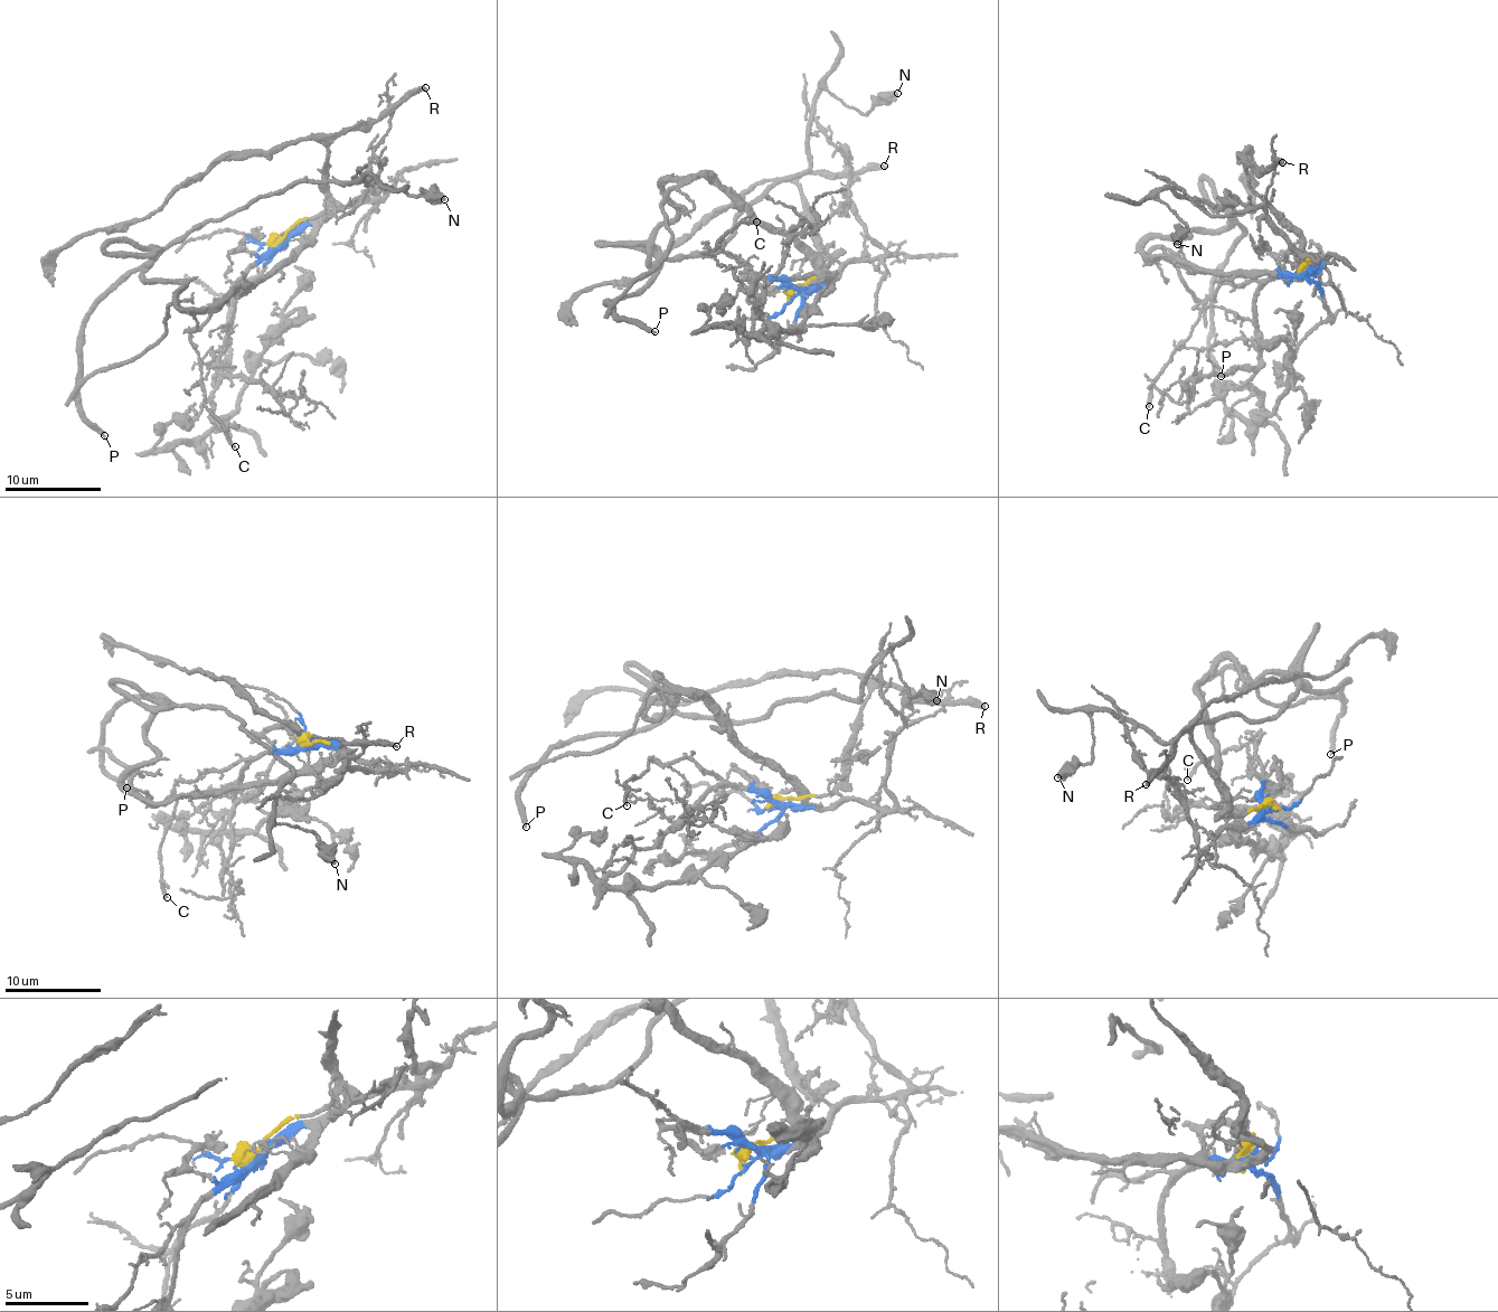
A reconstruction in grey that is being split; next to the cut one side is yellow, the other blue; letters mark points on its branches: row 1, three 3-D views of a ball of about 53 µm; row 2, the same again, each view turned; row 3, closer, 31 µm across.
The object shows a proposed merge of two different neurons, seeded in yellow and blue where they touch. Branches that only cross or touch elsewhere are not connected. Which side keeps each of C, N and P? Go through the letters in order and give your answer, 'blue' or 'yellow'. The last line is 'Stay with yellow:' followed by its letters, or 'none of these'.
C: blue
N: blue
P: blue
Stay with yellow: none of these

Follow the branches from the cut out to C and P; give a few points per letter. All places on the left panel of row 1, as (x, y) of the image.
C: (275, 242), (279, 245), (216, 301), (191, 336), (207, 412), (235, 445)
P: (275, 242), (311, 226), (267, 273), (216, 307), (170, 305), (165, 334), (74, 389), (81, 417), (105, 436)

